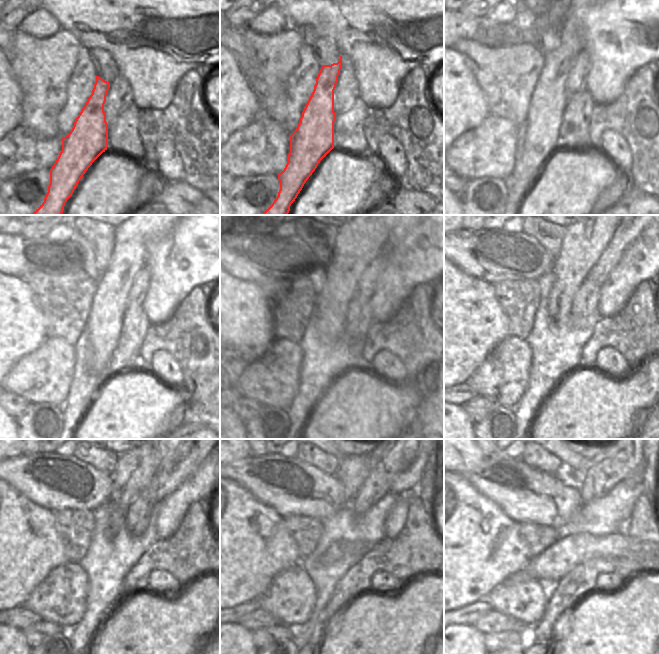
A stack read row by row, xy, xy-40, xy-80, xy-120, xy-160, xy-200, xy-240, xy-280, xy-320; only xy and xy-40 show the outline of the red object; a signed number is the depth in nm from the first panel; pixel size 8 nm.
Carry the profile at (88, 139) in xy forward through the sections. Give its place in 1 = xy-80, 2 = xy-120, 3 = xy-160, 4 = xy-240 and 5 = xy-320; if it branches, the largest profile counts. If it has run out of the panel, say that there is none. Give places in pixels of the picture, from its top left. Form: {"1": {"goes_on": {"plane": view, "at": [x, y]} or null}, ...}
{"1": {"goes_on": {"plane": "xy-80", "at": [538, 137]}}, "2": {"goes_on": {"plane": "xy-120", "at": [133, 236]}}, "3": {"goes_on": {"plane": "xy-160", "at": [361, 238]}}, "4": {"goes_on": {"plane": "xy-240", "at": [134, 471]}}, "5": {"goes_on": {"plane": "xy-320", "at": [568, 476]}}}

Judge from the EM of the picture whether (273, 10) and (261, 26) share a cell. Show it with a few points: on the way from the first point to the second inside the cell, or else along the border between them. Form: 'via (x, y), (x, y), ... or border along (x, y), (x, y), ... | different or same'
via (273, 14), (265, 22) | same

